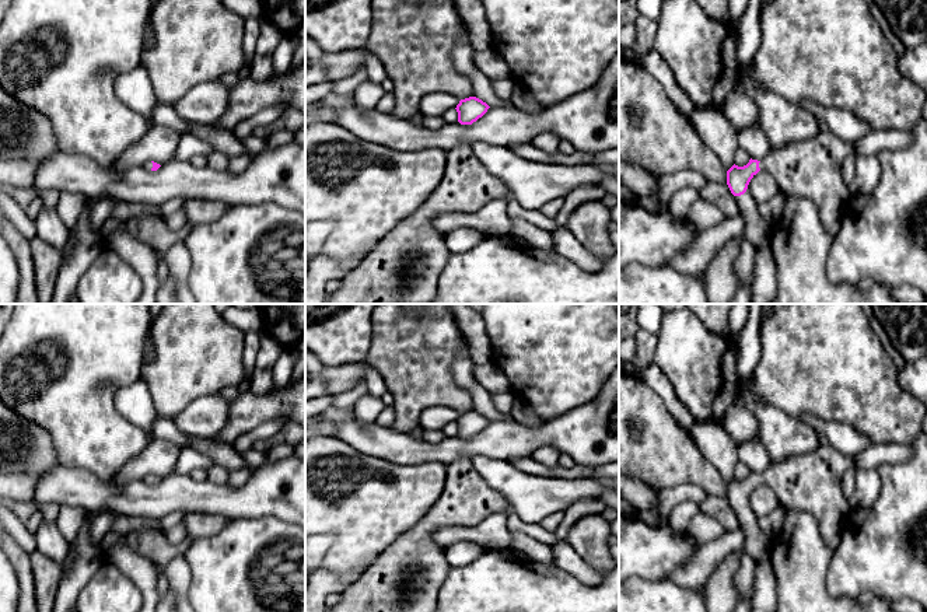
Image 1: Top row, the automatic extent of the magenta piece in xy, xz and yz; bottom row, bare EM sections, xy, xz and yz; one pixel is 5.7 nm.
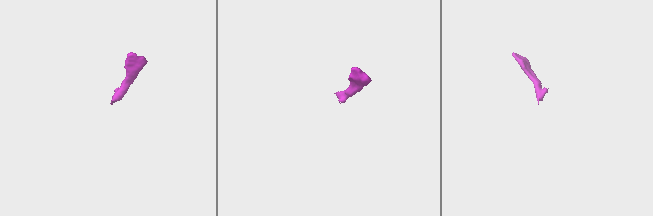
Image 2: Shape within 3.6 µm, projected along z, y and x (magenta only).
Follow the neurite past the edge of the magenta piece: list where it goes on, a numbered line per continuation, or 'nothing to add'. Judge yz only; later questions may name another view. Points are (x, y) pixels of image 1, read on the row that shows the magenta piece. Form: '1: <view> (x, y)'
1: yz (811, 168)
2: yz (756, 230)

